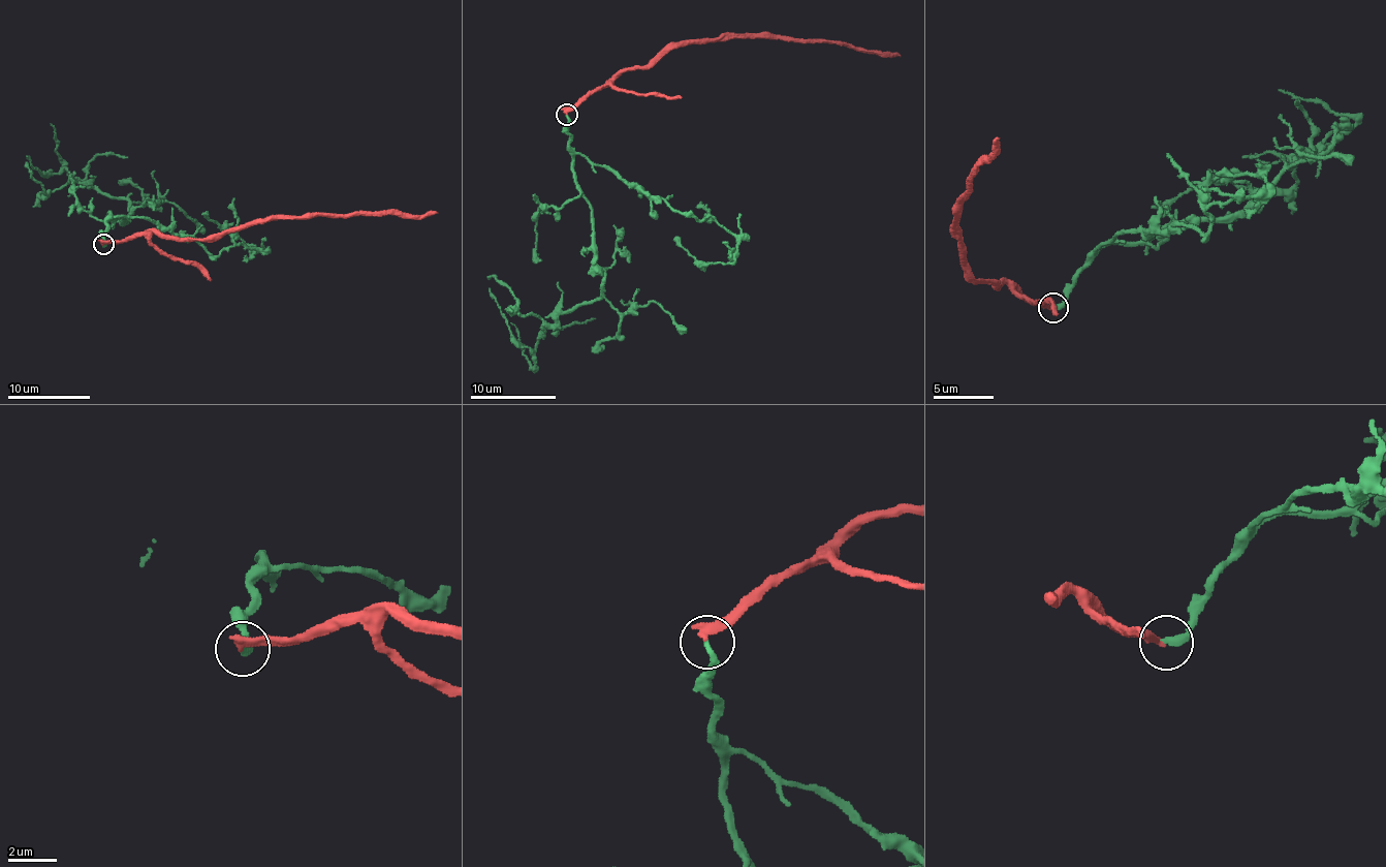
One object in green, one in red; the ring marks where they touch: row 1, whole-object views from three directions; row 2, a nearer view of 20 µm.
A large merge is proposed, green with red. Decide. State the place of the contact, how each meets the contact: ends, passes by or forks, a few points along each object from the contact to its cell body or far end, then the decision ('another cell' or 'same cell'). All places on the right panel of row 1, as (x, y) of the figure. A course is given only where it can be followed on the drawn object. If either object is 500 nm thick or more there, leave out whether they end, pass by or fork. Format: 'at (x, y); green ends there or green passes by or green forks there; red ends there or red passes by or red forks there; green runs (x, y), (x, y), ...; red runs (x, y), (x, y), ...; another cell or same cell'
at (1052, 308); green ends there; red ends there; green runs (1053, 308), (1106, 245), (1150, 240), (1172, 222), (1232, 220), (1283, 171), (1356, 123), (1321, 102), (1278, 91); red runs (1053, 309), (1005, 284), (998, 288), (999, 282), (972, 277), (957, 233), (961, 202), (975, 172), (1000, 137); same cell

